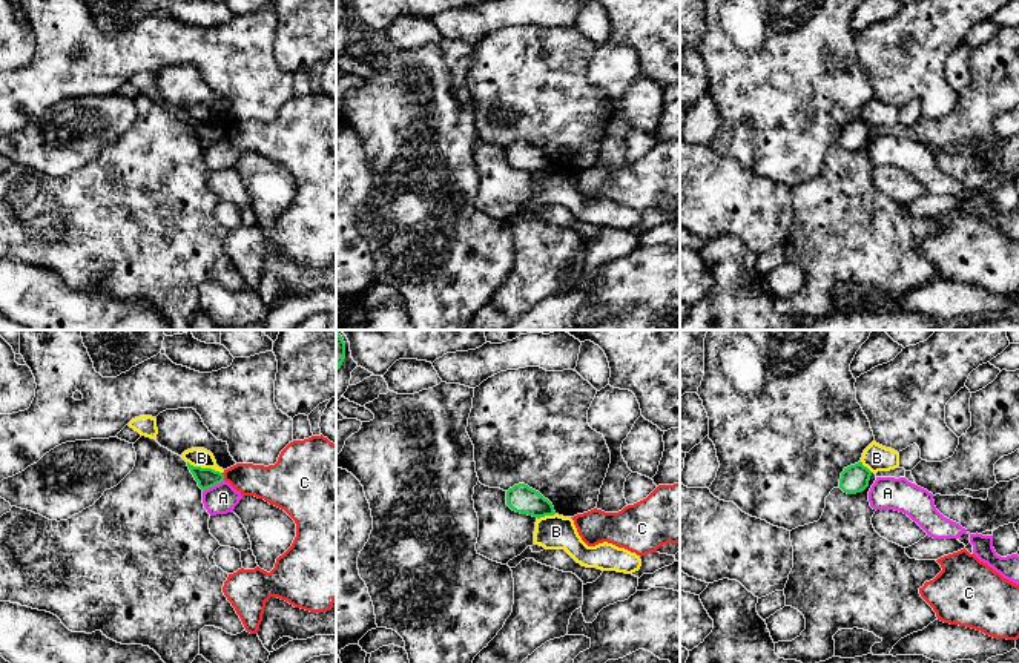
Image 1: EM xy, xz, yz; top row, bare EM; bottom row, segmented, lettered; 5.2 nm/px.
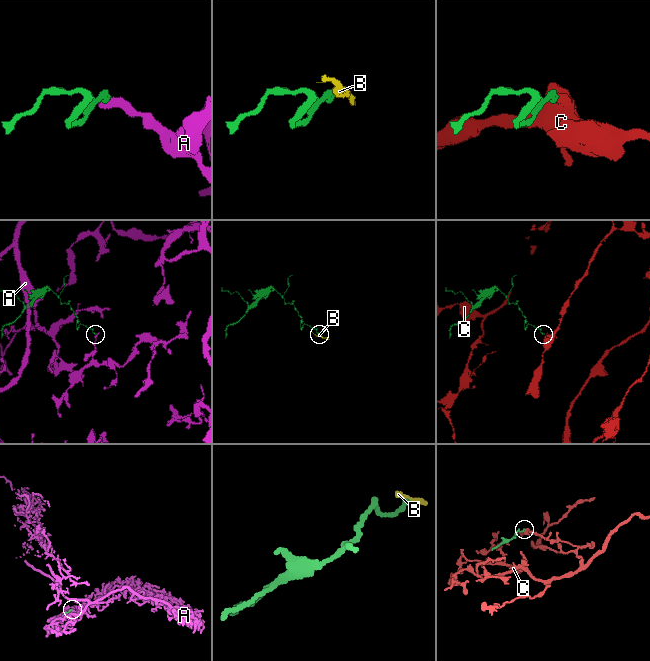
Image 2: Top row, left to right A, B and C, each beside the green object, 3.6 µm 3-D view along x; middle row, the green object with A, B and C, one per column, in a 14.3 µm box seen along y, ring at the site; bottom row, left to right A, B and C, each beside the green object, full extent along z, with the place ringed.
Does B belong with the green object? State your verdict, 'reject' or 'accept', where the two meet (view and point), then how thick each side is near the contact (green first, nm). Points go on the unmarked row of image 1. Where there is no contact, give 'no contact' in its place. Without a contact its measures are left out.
reject | xy (204, 125) | 110/100 nm

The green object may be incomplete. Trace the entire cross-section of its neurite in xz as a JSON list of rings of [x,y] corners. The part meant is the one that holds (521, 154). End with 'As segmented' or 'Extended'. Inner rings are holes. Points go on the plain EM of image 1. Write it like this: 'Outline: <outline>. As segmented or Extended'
Outline: [[[525,140],[514,141],[506,147],[506,161],[516,169],[537,175],[556,170],[552,160]]]. As segmented

